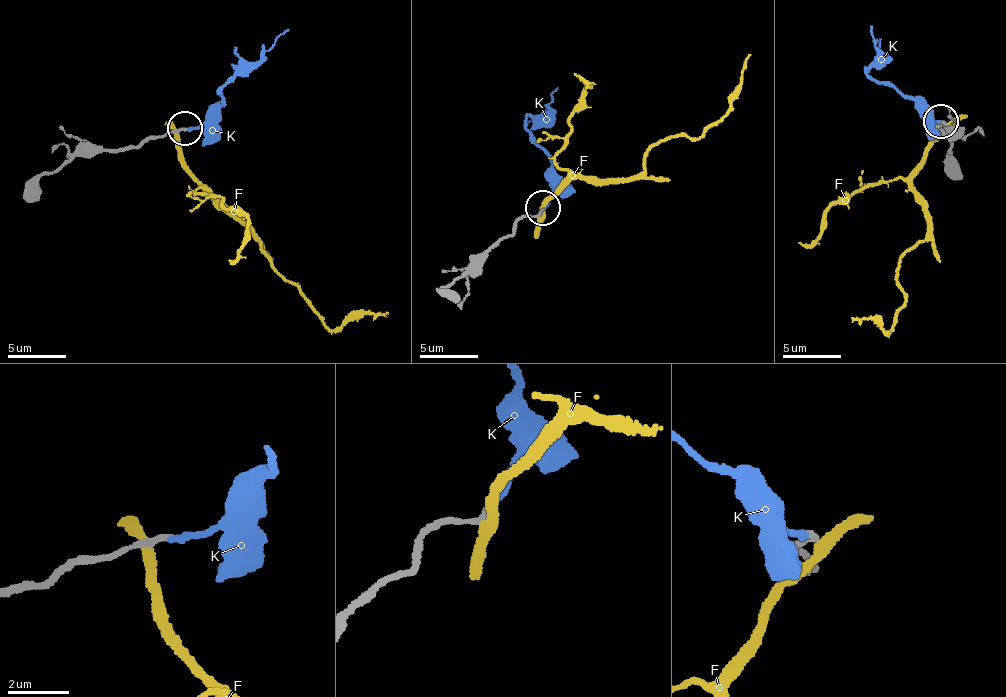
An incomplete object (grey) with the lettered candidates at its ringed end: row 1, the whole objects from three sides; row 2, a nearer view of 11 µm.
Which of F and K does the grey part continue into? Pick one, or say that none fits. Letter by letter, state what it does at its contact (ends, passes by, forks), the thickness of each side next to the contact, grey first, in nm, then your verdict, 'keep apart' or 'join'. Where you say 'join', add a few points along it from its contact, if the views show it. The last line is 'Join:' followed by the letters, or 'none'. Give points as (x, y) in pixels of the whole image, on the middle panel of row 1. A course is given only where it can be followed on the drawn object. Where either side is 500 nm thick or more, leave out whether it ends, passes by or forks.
F: it passes by; 260 nm thick on the grey side, 300 nm on the other; keep apart
K: it ends there; 200 nm thick on the grey side, 200 nm on the other; join; it runs (541, 208), (551, 187), (547, 178), (552, 156), (532, 140), (526, 122), (529, 116), (548, 113), (557, 88)
Join: K

